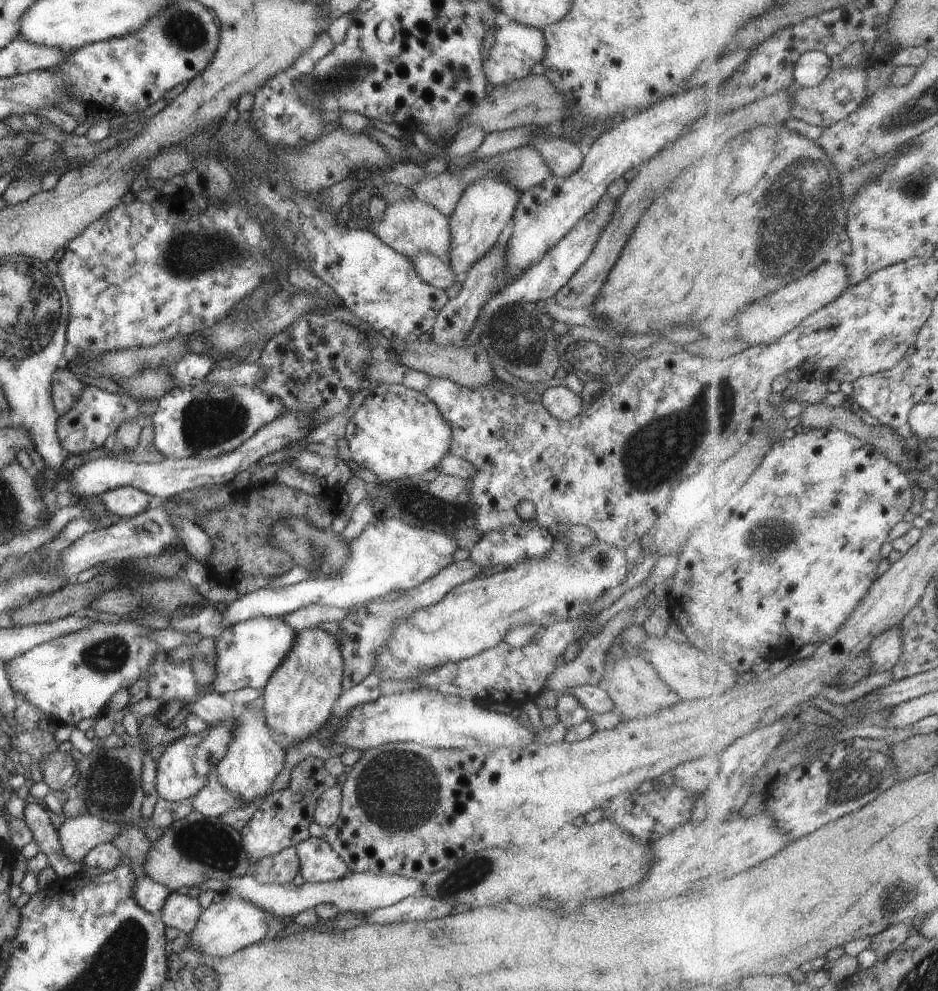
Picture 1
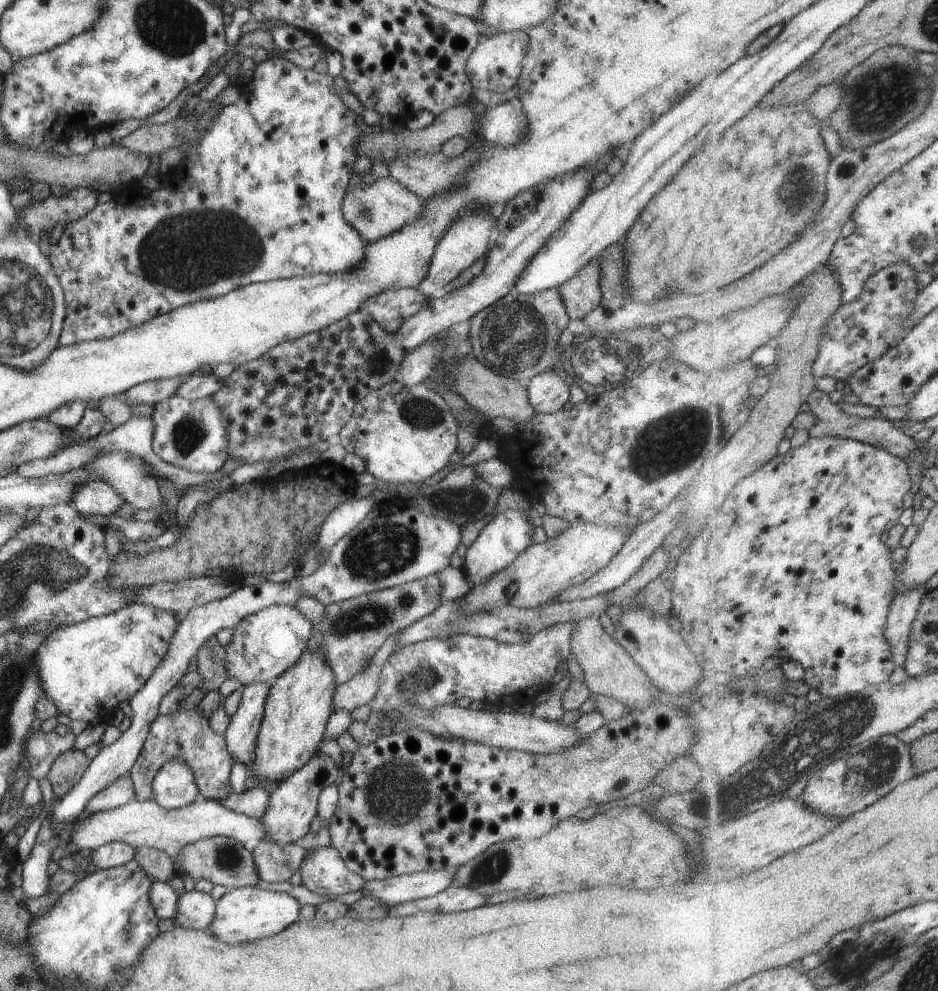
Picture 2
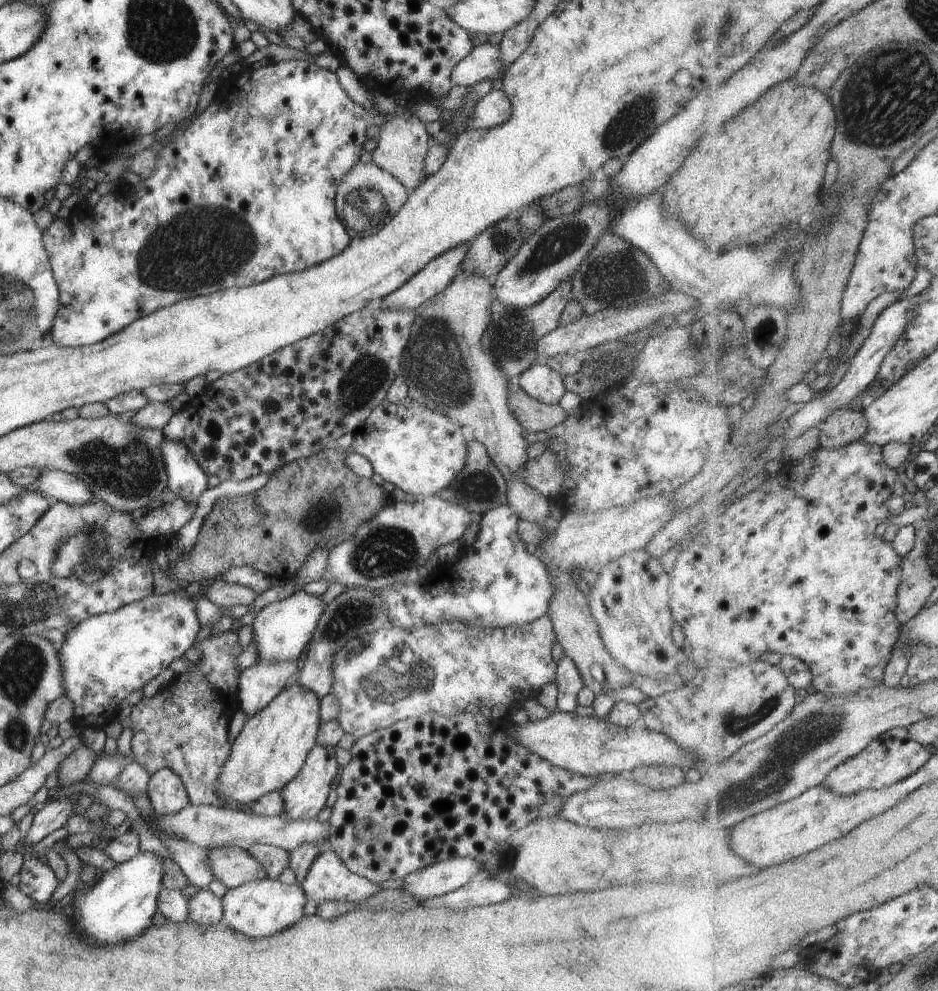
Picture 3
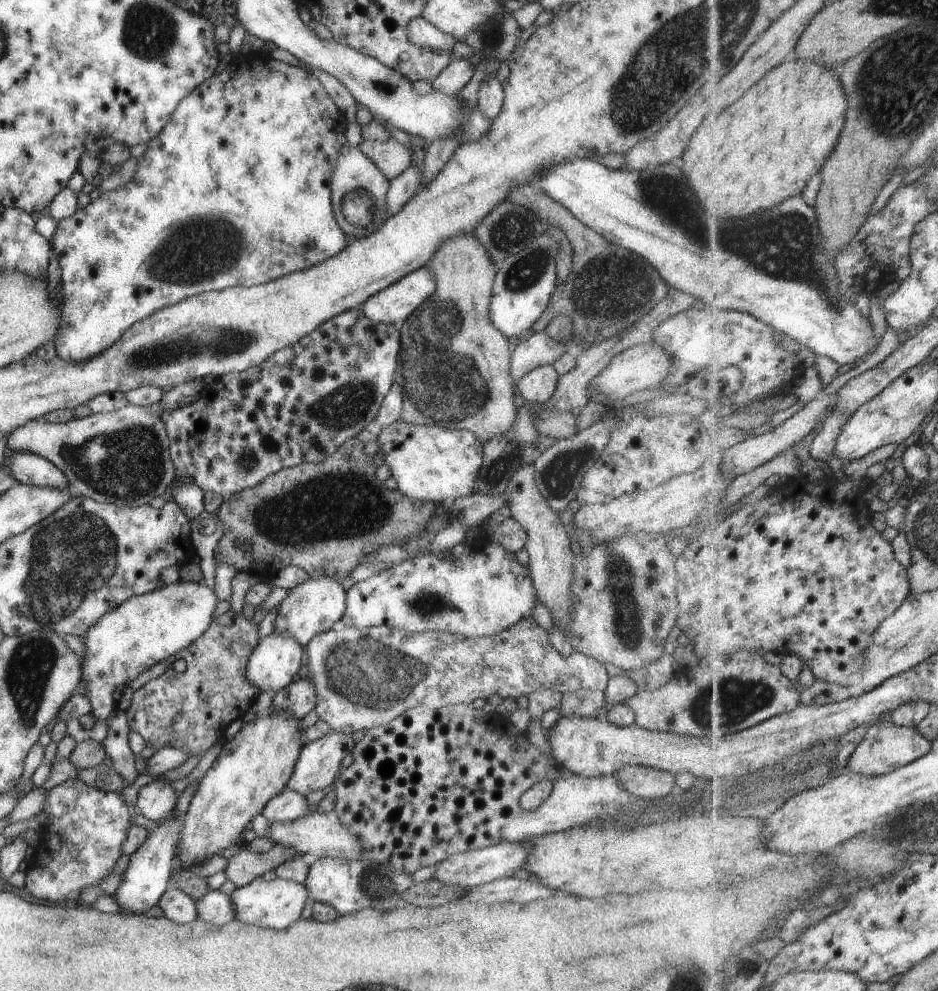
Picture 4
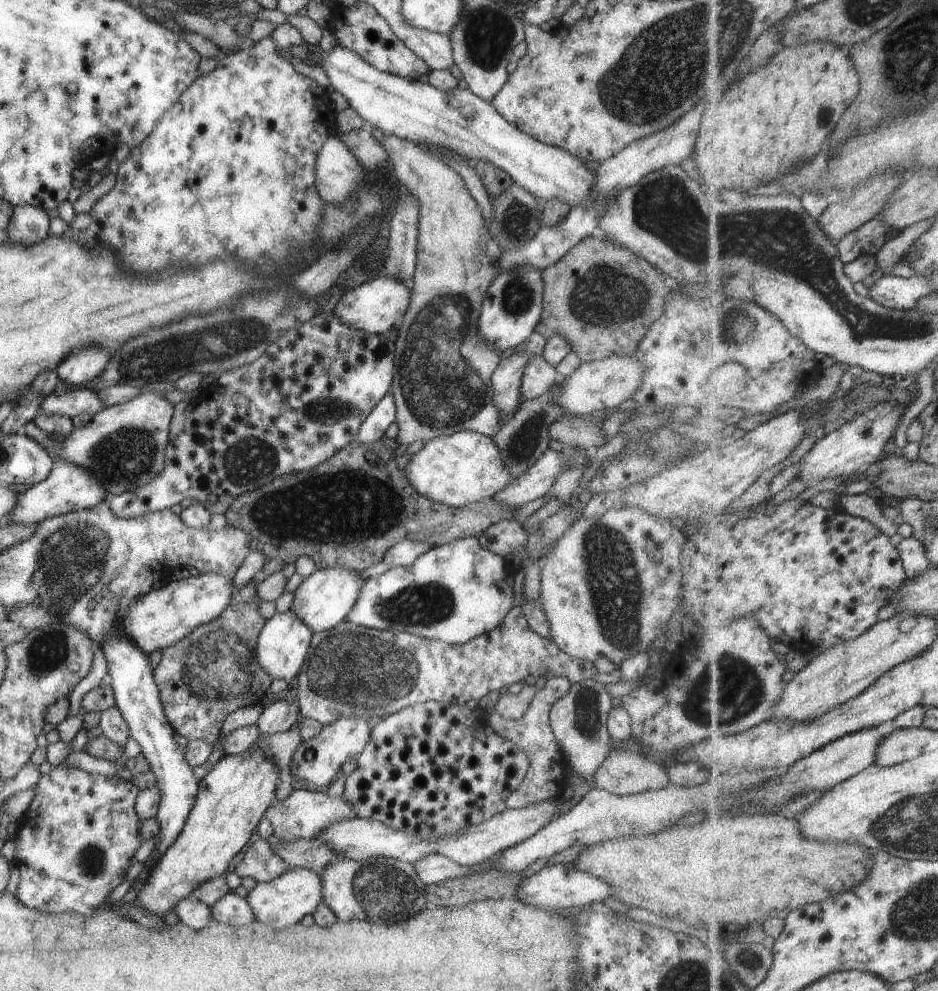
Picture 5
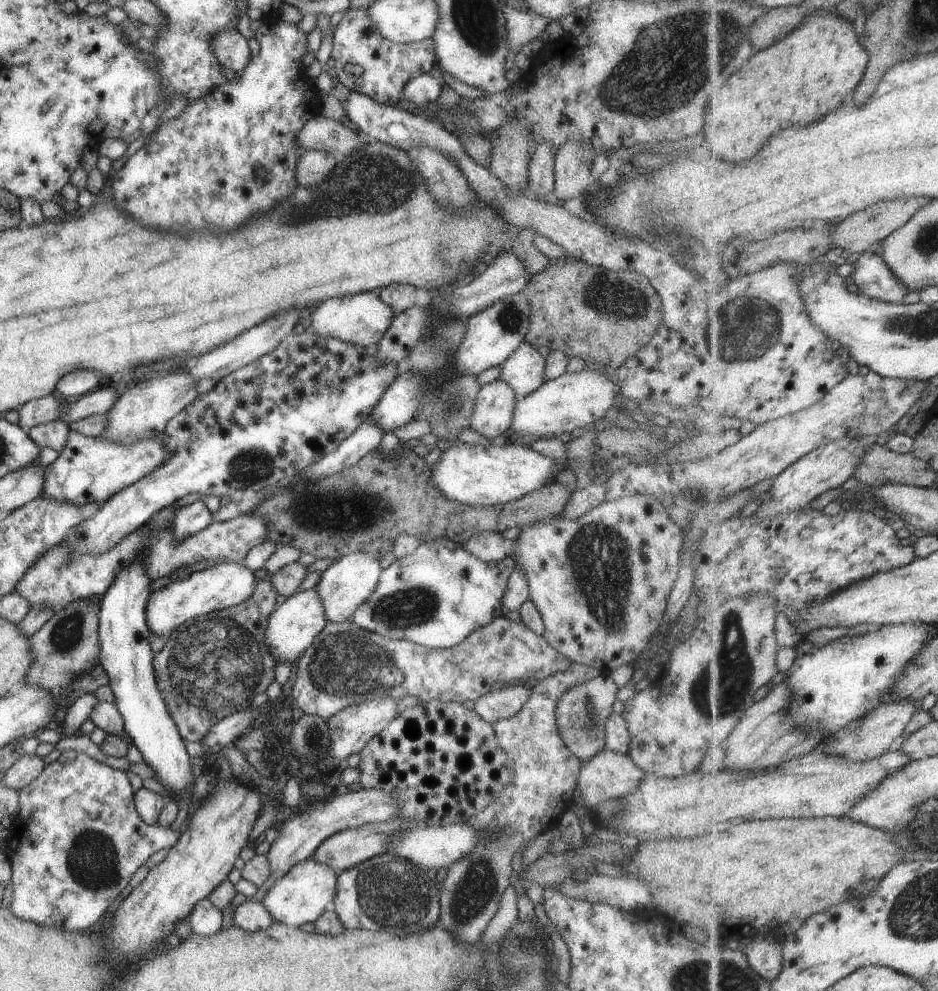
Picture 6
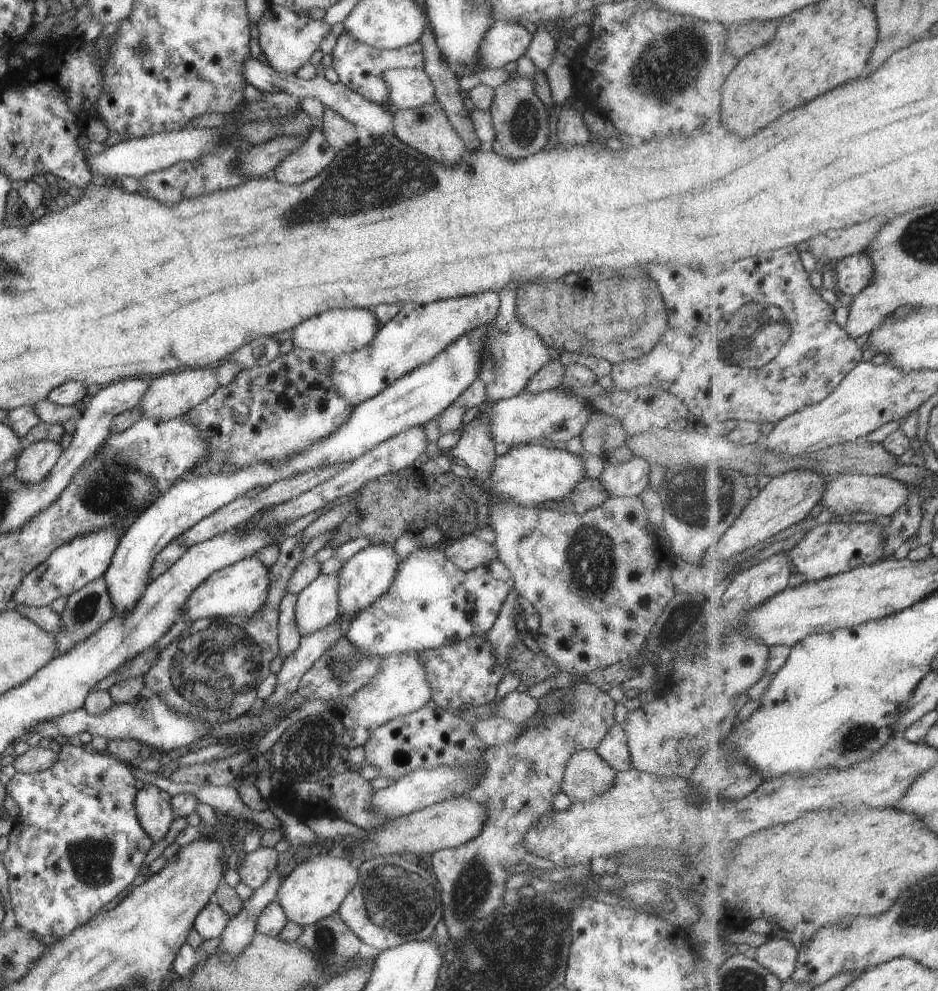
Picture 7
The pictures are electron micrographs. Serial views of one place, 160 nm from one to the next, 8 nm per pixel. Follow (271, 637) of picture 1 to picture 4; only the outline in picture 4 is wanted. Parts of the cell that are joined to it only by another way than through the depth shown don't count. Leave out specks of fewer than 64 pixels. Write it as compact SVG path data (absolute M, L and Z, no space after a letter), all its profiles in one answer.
M325 575L309 577L286 591L286 596L278 603L272 632L292 637L303 647L312 636L331 629L331 625L342 617L345 603L346 594L339 585L339 580L335 581Z

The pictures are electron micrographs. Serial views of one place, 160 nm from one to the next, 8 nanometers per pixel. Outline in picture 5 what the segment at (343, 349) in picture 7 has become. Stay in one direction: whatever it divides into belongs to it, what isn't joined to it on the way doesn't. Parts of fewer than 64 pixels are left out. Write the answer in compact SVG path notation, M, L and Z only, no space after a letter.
M377 277L369 279L358 286L343 290L339 302L331 312L345 324L357 330L383 335L387 330L395 328L406 313L410 303L411 288L395 277Z

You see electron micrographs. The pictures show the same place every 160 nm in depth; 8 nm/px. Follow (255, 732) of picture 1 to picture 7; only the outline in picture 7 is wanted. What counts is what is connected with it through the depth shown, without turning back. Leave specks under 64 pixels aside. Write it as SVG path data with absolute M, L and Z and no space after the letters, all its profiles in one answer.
M336 573L319 574L296 593L293 616L300 636L314 633L338 618L337 593Z

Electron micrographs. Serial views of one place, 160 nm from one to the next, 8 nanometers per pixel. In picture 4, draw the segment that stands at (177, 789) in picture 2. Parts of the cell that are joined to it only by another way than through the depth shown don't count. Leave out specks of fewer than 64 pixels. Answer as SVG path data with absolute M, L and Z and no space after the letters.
M163 775L140 787L136 796L136 813L149 820L161 822L174 808L179 793L173 790Z

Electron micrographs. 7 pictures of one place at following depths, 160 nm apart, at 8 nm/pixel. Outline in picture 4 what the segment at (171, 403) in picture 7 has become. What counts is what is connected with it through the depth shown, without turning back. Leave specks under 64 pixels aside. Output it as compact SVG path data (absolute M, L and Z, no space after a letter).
M129 402L125 406L115 409L114 411L91 413L86 417L80 419L73 418L64 423L53 424L42 420L41 418L27 421L6 436L6 443L4 444L4 460L13 453L18 452L30 452L42 456L45 460L51 461L57 468L59 468L59 470L61 470L61 472L63 472L67 477L68 484L73 486L73 488L76 488L81 497L90 498L98 503L111 503L114 504L115 507L134 507L148 504L151 498L155 496L164 496L164 490L167 489L170 486L170 483L174 480L174 466L168 453L168 435L163 421L159 416L146 412L143 407L132 405Z

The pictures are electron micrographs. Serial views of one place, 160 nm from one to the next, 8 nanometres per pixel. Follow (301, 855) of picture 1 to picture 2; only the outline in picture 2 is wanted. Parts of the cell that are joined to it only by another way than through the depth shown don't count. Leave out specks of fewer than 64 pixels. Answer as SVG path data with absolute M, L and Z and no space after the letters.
M331 845L317 847L305 855L299 868L300 884L319 896L337 896L361 890L365 882L346 866Z

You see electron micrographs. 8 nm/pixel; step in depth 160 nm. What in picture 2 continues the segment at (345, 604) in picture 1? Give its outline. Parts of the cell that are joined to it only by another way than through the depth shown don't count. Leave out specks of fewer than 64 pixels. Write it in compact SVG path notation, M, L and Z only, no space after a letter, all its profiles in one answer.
M393 500L375 504L372 509L359 521L355 528L352 528L345 536L342 536L328 550L327 558L306 577L293 577L289 581L274 583L273 581L261 581L255 585L242 585L235 589L222 599L213 599L208 603L199 605L189 609L183 614L176 627L176 632L172 636L165 656L155 667L151 676L141 685L141 688L135 692L128 700L131 709L130 725L127 730L108 746L102 746L97 755L89 761L87 768L83 771L82 777L77 784L74 784L61 798L53 803L52 822L75 822L81 818L86 800L91 798L96 792L107 786L118 777L125 776L130 772L131 765L135 762L145 737L148 733L149 725L158 715L157 706L161 700L161 696L174 687L179 678L187 671L187 664L193 658L196 650L209 637L215 636L217 630L228 627L233 628L239 619L255 614L257 611L263 610L271 605L285 605L295 607L301 597L311 597L326 607L331 603L338 603L359 595L366 595L381 589L388 589L395 585L402 585L415 579L426 577L427 575L440 572L449 564L449 556L460 542L460 528L451 521L438 519L435 517L425 516L419 509L413 508L406 504L404 500Z

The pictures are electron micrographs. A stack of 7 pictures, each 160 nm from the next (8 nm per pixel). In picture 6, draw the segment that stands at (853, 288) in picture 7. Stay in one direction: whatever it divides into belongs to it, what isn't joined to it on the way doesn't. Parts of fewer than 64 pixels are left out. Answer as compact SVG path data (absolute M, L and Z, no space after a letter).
M873 249L865 251L854 264L852 280L859 292L888 303L903 303L914 294L895 276L881 254Z

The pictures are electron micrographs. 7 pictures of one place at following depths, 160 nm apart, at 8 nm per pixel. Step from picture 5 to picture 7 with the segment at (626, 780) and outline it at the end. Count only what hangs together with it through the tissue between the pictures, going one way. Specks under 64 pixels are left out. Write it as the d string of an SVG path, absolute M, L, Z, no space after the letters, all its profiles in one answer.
M581 749L567 760L560 792L571 802L593 801L612 785L616 774L594 749Z

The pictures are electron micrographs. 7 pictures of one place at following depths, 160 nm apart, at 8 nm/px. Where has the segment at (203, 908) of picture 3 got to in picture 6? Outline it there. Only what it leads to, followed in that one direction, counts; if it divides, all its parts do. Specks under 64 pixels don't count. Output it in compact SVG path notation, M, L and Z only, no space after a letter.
M246 898L232 910L233 926L249 932L266 929L271 923L275 923L261 901Z

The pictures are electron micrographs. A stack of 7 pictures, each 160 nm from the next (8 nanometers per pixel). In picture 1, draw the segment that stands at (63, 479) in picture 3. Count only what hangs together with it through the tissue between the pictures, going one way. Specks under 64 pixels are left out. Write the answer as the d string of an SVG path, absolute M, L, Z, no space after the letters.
M115 487L97 496L107 512L119 517L132 517L152 505L152 498L146 492L133 487Z

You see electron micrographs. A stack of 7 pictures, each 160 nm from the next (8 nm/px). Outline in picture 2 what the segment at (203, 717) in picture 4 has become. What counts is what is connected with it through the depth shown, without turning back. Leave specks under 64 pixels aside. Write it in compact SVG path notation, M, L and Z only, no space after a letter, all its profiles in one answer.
M176 710L169 716L158 714L151 721L147 736L141 750L127 774L134 788L134 798L139 802L147 801L149 785L155 773L167 759L185 761L193 771L198 788L198 799L215 799L219 802L231 792L228 783L229 768L233 762L225 748L226 742L222 734L217 734L208 723L208 718L201 718L193 710Z

